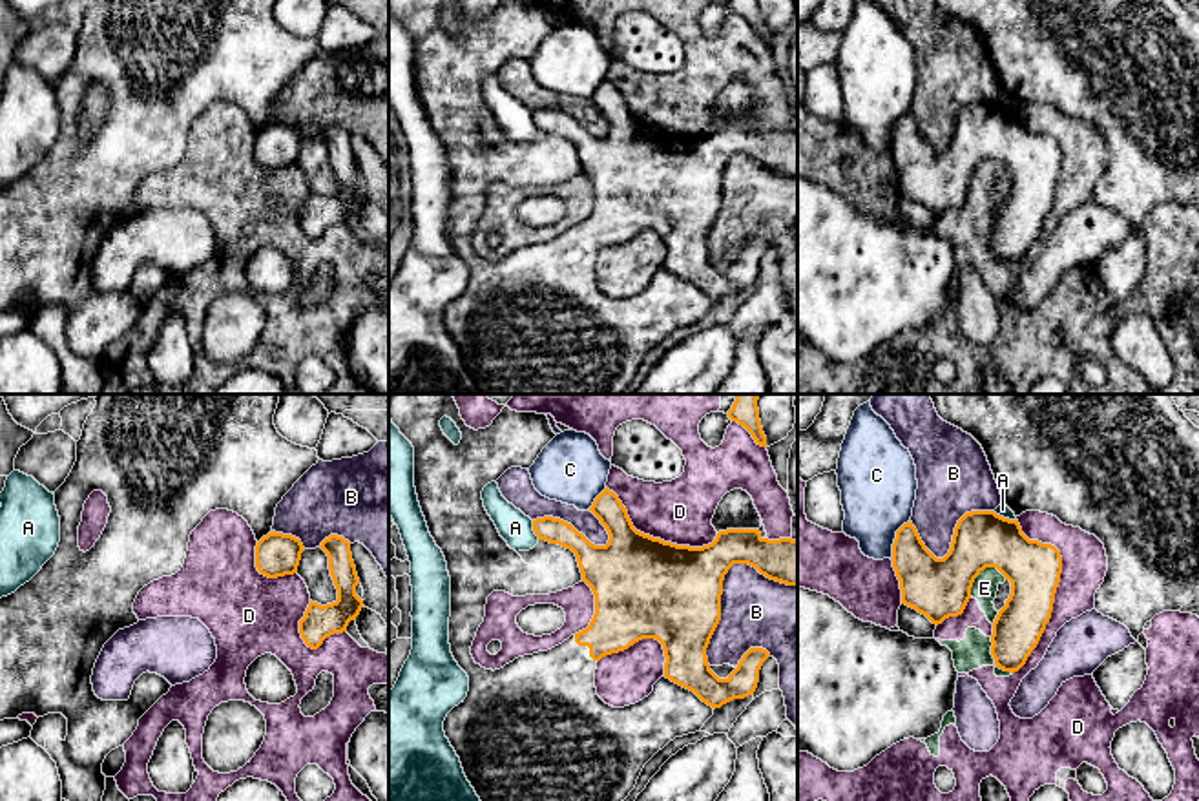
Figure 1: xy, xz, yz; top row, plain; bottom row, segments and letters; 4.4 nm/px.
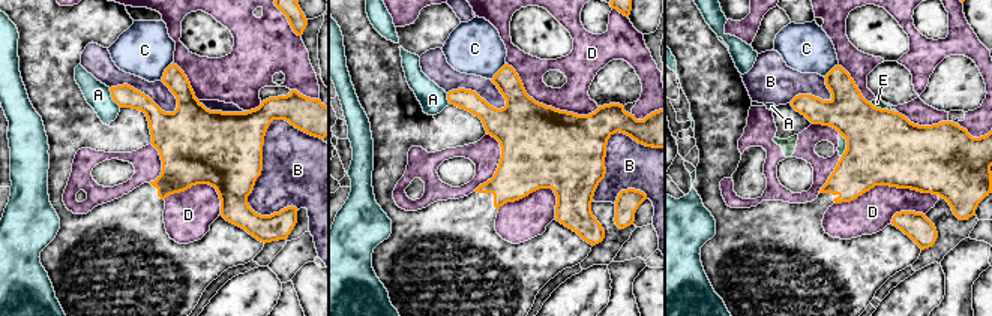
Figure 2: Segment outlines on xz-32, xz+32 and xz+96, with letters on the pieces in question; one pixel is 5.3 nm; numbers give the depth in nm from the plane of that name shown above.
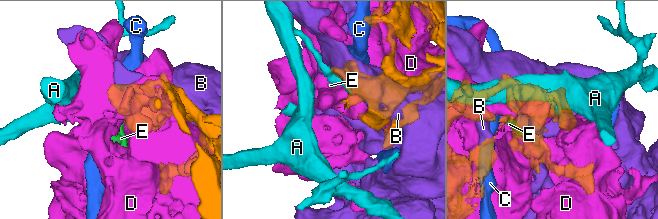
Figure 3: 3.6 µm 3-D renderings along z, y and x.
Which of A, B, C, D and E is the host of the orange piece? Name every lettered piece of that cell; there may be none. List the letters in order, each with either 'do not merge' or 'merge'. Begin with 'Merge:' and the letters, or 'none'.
Merge: none
A: do not merge
B: do not merge
C: do not merge
D: do not merge
E: do not merge

